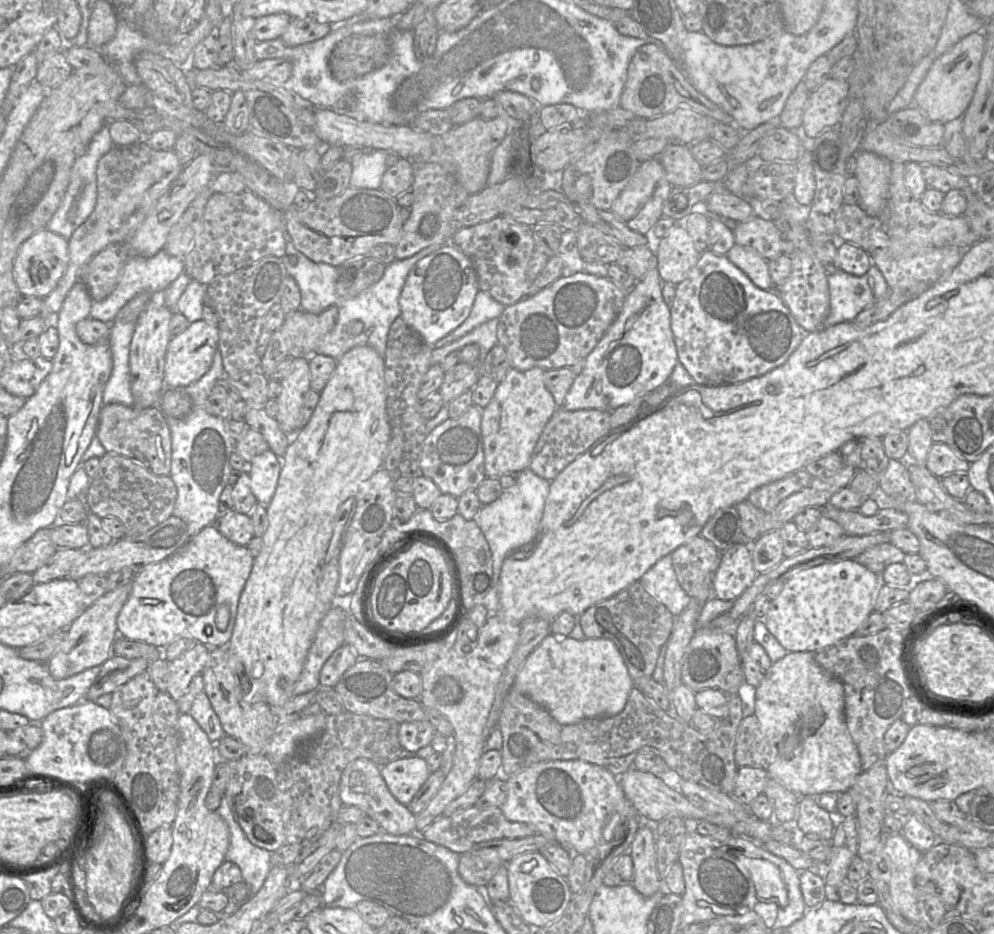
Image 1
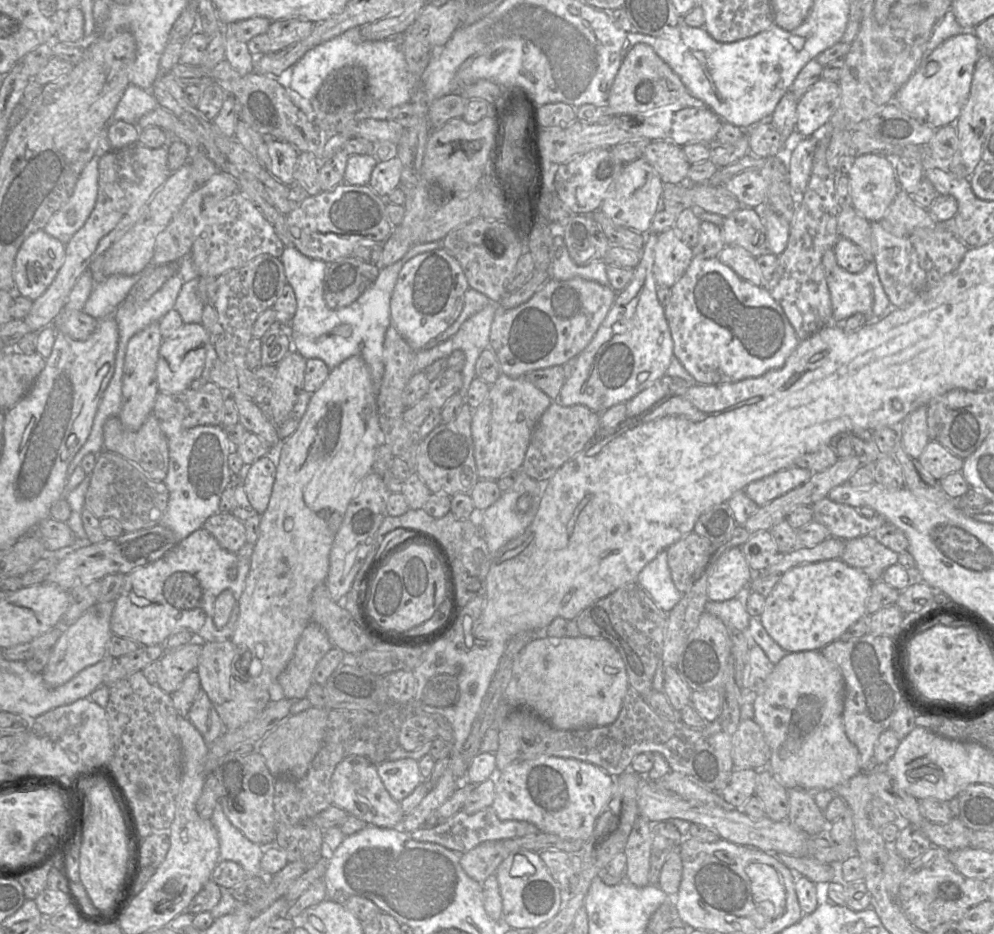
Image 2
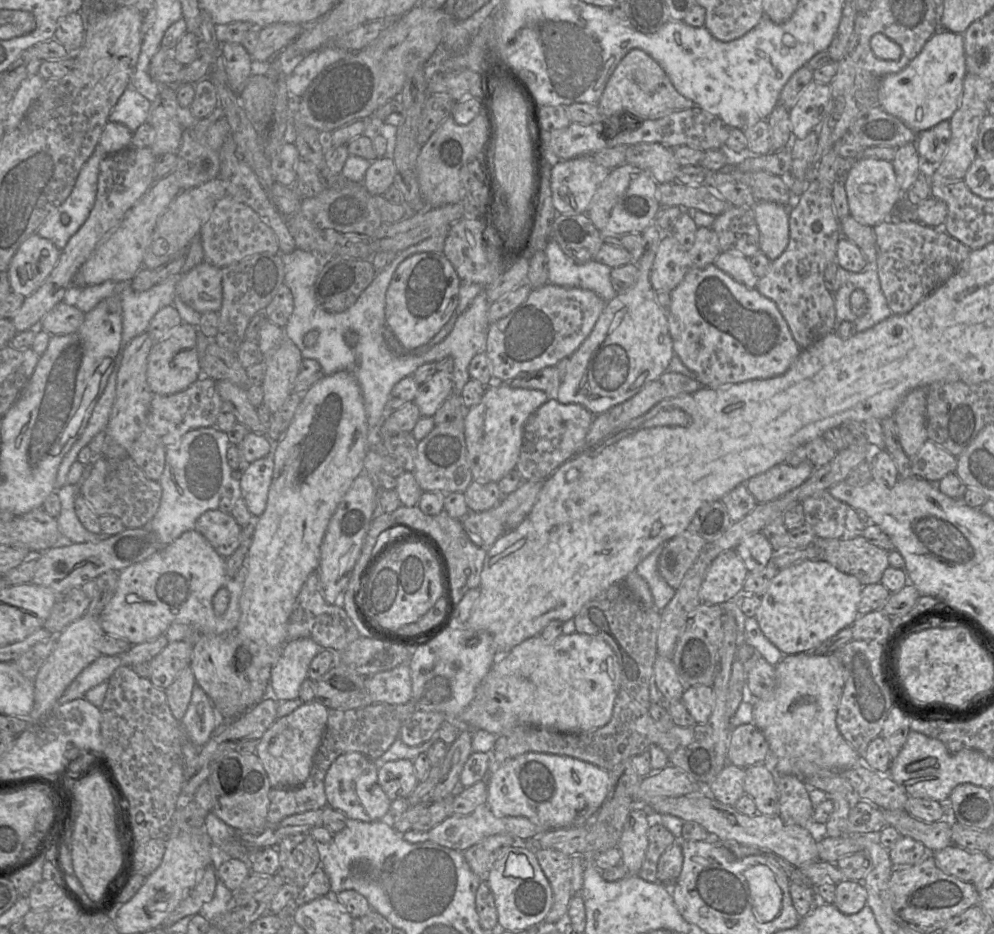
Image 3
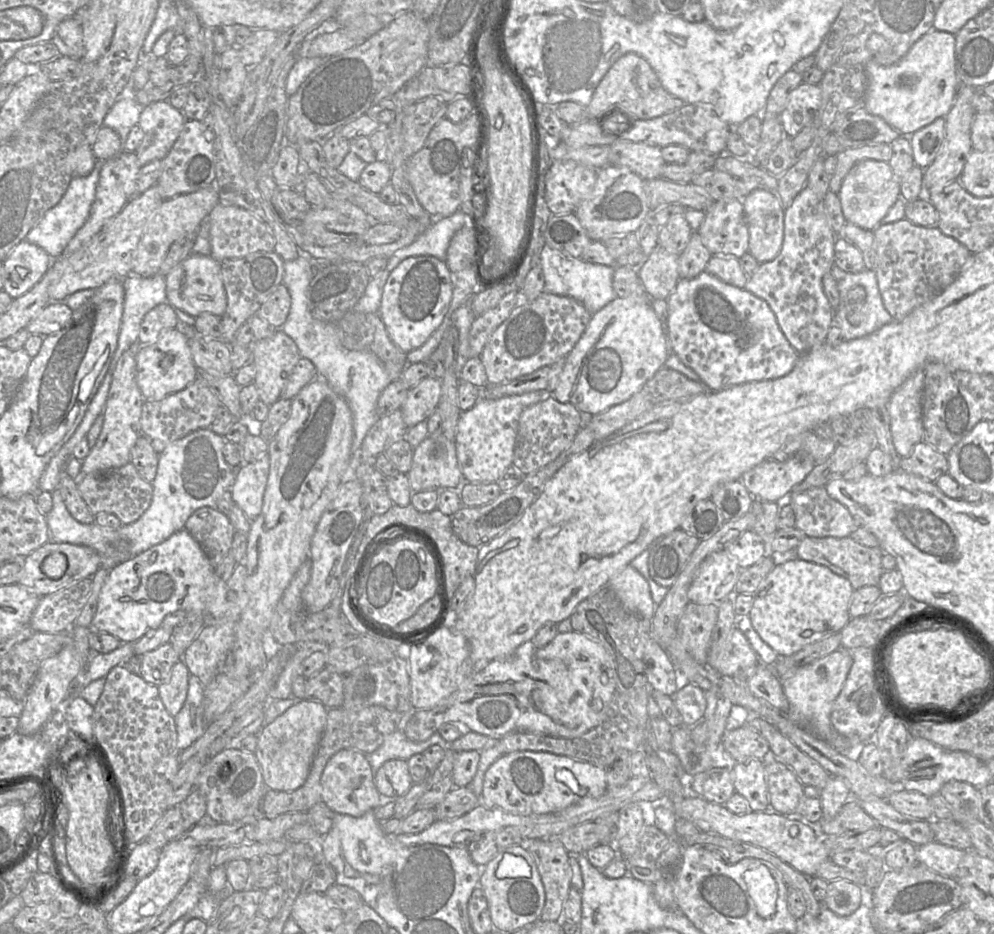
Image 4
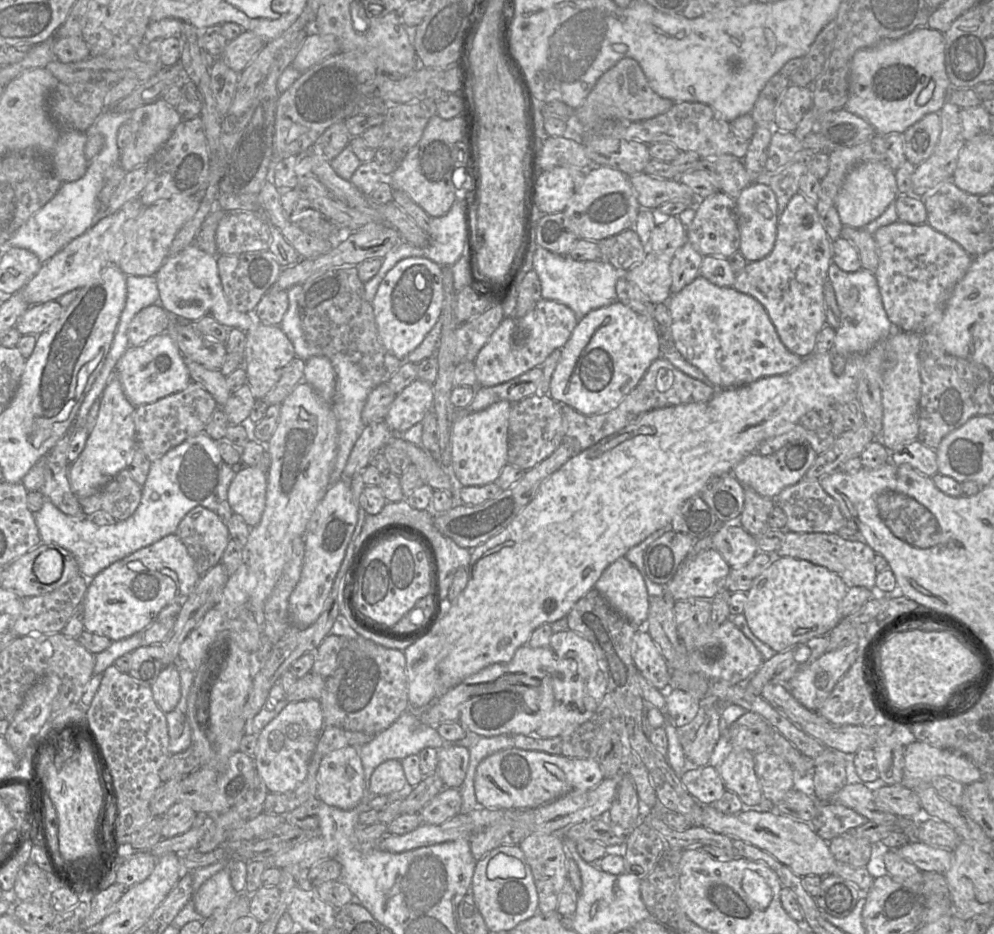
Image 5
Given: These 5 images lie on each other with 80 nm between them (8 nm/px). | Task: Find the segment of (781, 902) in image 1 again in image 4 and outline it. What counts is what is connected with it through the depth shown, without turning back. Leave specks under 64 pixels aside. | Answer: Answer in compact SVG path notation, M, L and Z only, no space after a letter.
M761 865L753 870L746 870L743 874L758 915L769 918L775 913L778 899L778 887L770 870Z

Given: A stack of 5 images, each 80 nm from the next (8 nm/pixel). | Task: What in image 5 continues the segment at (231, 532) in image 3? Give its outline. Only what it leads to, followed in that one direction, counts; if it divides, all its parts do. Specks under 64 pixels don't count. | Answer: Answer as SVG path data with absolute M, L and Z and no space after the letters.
M203 506L190 510L175 534L185 545L200 576L220 562L230 539L227 525L216 512Z

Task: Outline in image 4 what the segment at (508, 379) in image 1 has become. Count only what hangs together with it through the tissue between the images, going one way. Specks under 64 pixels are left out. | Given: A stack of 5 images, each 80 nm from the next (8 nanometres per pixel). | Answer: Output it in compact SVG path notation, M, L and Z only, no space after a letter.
M547 389L498 399L480 397L469 410L462 411L454 439L459 468L464 482L497 483L506 470L513 465L514 448L523 410L552 396Z

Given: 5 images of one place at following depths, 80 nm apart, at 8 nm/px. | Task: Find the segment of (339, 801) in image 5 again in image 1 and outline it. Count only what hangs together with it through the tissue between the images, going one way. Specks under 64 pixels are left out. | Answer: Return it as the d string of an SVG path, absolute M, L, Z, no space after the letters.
M358 758L345 767L340 779L339 793L343 806L360 808L367 817L380 825L383 832L393 835L418 834L415 815L391 794L380 773L380 767L369 759Z

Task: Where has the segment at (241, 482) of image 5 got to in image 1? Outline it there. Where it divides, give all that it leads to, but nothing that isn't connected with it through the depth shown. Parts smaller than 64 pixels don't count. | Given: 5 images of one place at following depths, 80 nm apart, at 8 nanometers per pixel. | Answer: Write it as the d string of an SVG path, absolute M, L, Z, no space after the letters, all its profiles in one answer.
M267 449L253 458L250 464L251 491L257 503L268 506L277 486L282 458Z

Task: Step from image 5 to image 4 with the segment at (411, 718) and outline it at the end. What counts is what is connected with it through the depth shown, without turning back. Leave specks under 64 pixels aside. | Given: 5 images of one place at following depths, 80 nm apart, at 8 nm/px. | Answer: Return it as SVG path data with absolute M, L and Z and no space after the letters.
M395 730L385 737L383 743L374 752L367 754L366 758L375 773L386 761L408 760L433 745L446 748L447 742L437 732L423 742L413 742L406 737L403 731Z

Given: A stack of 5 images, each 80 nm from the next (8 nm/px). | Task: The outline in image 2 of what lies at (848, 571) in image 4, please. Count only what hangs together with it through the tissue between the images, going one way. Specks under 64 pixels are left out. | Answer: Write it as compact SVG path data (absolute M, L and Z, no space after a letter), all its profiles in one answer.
M865 535L846 540L840 559L865 573L871 582L876 582L882 579L889 566L898 562L898 554L872 535Z

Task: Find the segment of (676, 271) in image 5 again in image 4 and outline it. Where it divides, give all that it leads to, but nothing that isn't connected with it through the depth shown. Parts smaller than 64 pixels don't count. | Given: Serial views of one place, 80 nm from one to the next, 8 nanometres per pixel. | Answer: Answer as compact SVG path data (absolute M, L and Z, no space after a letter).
M693 232L687 247L678 256L680 279L692 279L704 272L711 256L698 232Z

